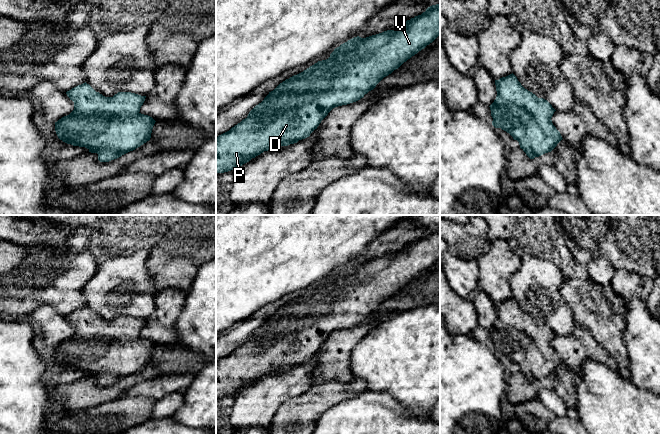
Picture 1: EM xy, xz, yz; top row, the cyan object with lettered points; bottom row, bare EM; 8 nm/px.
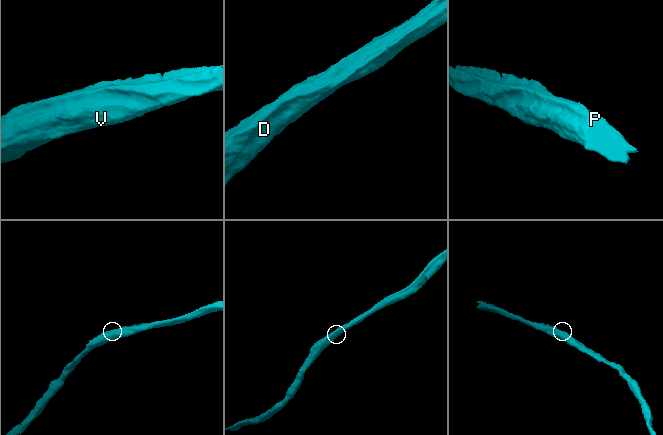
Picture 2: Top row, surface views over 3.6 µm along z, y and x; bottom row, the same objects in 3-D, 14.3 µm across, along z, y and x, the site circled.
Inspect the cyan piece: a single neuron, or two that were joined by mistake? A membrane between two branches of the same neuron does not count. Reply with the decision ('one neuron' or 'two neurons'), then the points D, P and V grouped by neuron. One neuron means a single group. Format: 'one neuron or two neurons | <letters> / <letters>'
one neuron | D P V

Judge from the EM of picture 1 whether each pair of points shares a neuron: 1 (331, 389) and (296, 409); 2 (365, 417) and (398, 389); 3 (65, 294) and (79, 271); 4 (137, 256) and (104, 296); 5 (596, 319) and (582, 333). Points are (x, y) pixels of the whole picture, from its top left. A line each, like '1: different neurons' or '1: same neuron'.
1: same neuron
2: different neurons
3: same neuron
4: same neuron
5: different neurons

